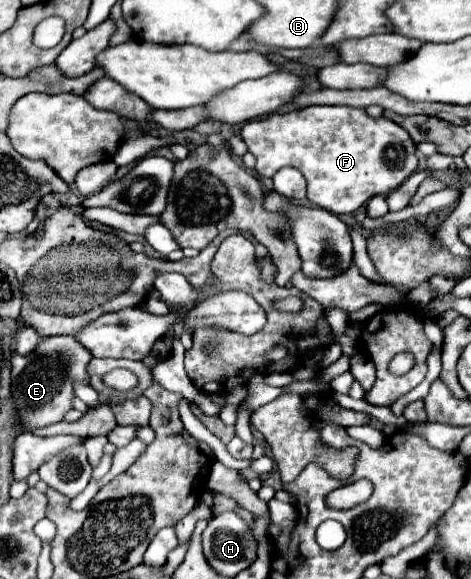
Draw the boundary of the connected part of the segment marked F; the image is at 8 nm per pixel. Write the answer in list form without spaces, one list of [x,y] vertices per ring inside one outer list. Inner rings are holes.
[[[304,107],[290,113],[274,113],[266,119],[248,121],[242,127],[242,139],[248,151],[256,157],[256,171],[262,177],[272,177],[282,167],[296,167],[308,181],[308,201],[334,215],[354,213],[358,207],[374,195],[388,195],[392,189],[402,185],[418,167],[416,145],[410,135],[396,123],[378,117],[372,119],[364,109],[354,107]]]

